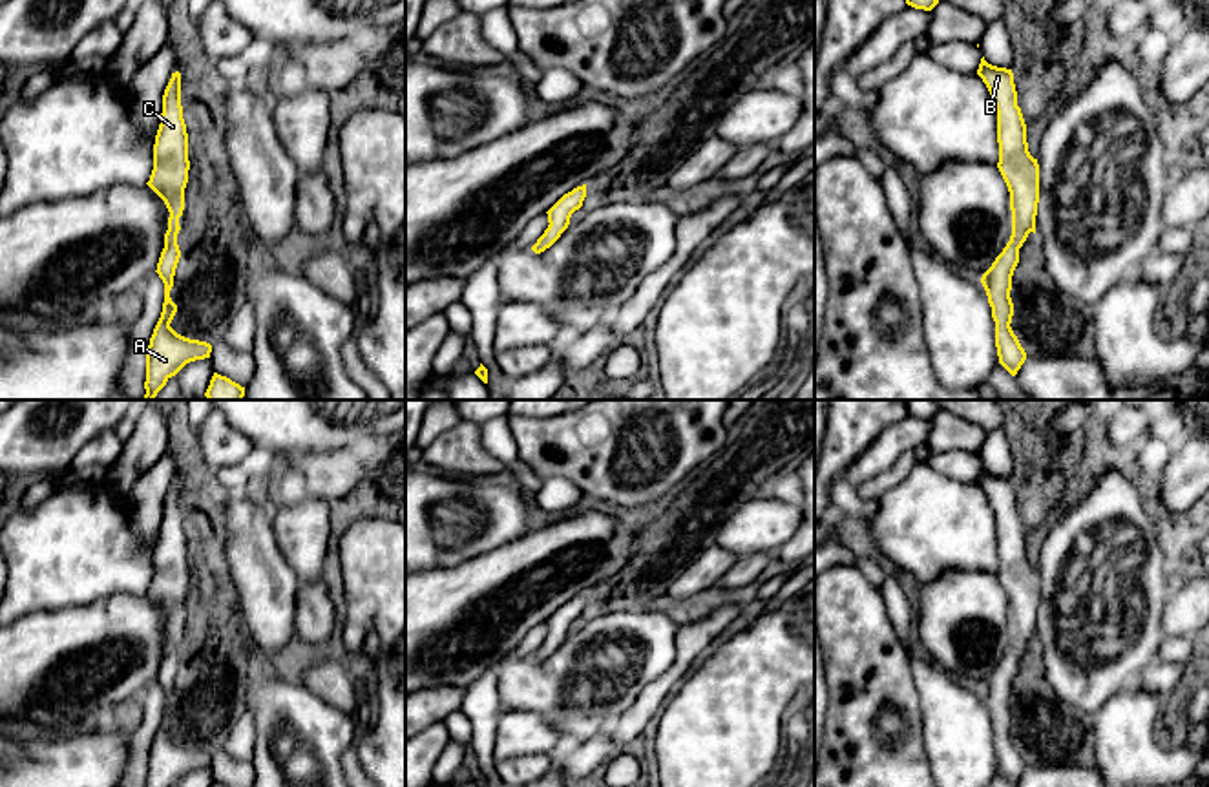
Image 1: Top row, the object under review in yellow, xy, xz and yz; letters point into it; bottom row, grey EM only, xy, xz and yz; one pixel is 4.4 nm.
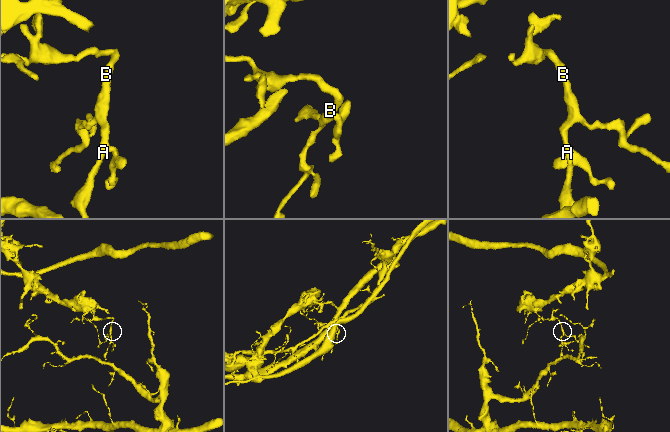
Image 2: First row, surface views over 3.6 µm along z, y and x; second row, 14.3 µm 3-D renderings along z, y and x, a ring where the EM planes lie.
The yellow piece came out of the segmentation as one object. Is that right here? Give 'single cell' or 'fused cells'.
fused cells

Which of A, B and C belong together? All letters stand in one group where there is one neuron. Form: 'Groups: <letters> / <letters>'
Groups: A / B C

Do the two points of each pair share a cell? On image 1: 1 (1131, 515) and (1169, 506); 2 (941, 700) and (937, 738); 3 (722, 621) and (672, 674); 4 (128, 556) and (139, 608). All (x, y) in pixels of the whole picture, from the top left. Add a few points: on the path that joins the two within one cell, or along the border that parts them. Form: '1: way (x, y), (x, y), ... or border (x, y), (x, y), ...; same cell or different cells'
1: border (1145, 488), (1151, 508), (1162, 519); different cells
2: way (941, 709), (941, 729); same cell
3: way (707, 630), (687, 650), (683, 660); same cell
4: border (145, 592), (115, 592), (94, 601); different cells

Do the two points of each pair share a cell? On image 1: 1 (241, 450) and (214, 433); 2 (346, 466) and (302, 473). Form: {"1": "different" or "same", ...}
{"1": "same", "2": "same"}

